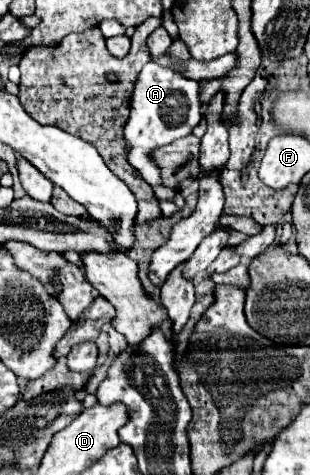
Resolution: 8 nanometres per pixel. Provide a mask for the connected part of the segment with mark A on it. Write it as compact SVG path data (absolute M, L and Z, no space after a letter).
M148 62L134 82L134 90L130 94L130 114L124 126L124 138L126 144L130 146L128 150L130 166L136 168L150 186L162 184L160 170L154 166L150 152L154 148L166 146L178 138L192 134L192 130L202 120L202 104L198 100L198 88L200 82L188 80L180 76L176 70L164 68L156 62Z

